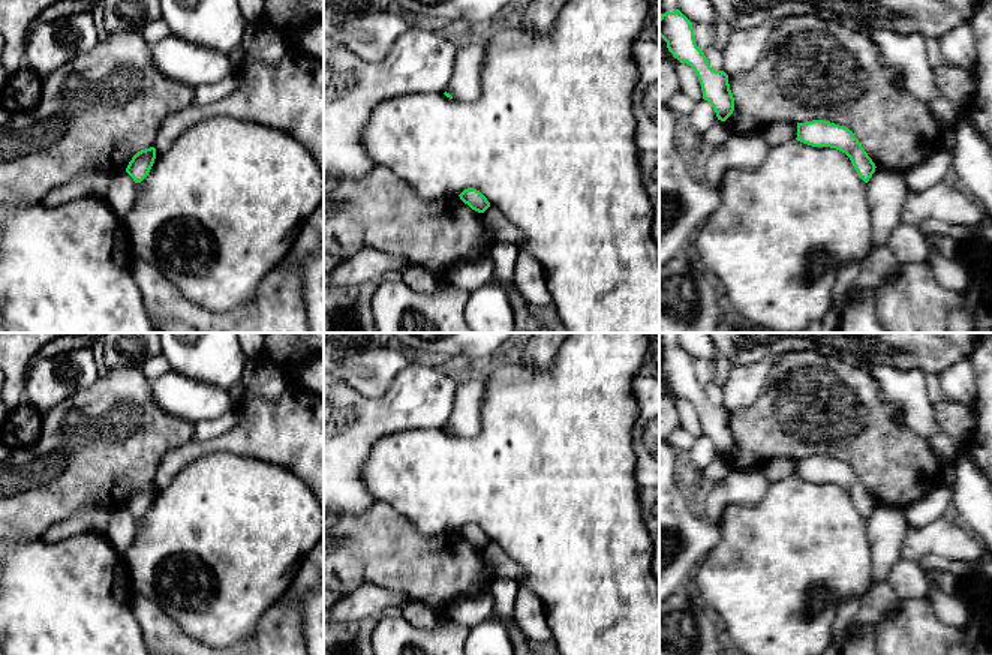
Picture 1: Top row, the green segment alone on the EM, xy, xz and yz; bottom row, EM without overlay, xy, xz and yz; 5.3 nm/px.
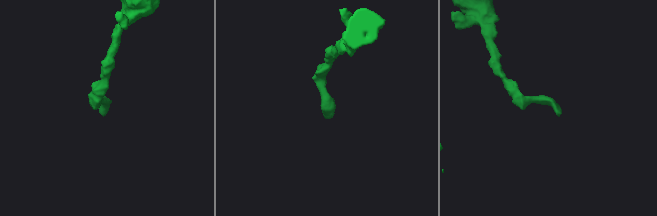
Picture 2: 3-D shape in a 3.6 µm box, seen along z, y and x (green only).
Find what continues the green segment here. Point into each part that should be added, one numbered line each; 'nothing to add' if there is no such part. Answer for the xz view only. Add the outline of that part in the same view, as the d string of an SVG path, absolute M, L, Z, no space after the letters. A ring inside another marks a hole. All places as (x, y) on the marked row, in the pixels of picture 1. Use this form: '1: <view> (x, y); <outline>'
nothing to add

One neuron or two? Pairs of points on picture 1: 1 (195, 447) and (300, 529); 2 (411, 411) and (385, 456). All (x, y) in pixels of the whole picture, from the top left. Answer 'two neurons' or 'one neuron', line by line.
1: two neurons
2: two neurons

